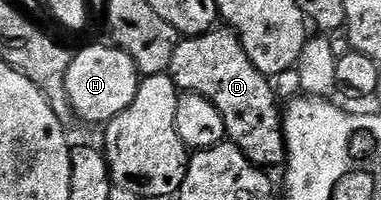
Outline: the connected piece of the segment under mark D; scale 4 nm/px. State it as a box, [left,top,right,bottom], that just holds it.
[168,26,285,170]

